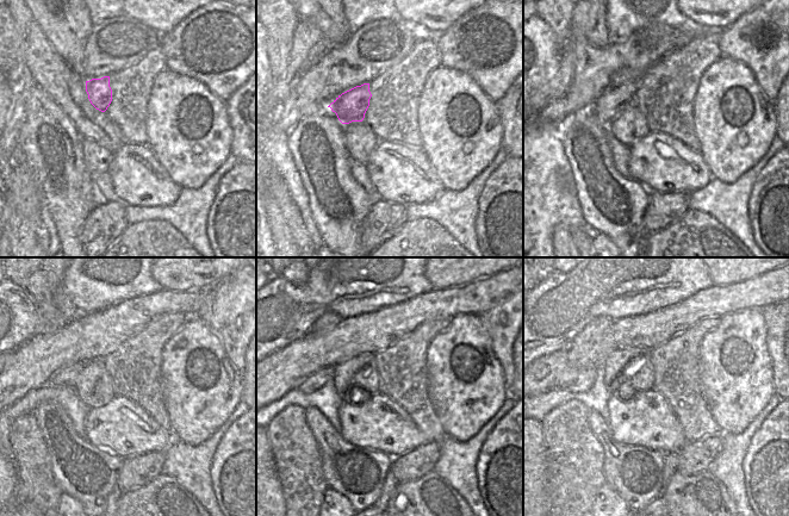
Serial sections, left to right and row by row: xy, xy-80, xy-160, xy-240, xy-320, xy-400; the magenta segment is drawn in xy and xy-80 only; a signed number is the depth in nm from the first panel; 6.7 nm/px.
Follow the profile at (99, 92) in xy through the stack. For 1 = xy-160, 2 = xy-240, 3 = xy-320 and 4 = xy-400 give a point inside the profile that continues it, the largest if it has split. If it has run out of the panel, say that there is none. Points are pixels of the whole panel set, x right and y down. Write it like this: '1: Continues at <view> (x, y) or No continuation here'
1: Continues at xy-160 (609, 104)
2: Continues at xy-240 (67, 377)
3: Continues at xy-320 (314, 383)
4: Continues at xy-400 (573, 380)

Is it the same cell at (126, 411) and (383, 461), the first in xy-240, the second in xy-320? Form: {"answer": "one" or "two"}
{"answer": "two"}

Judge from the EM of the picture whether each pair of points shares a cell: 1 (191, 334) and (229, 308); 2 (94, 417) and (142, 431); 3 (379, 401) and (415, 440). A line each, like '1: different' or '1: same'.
1: different
2: same
3: same

